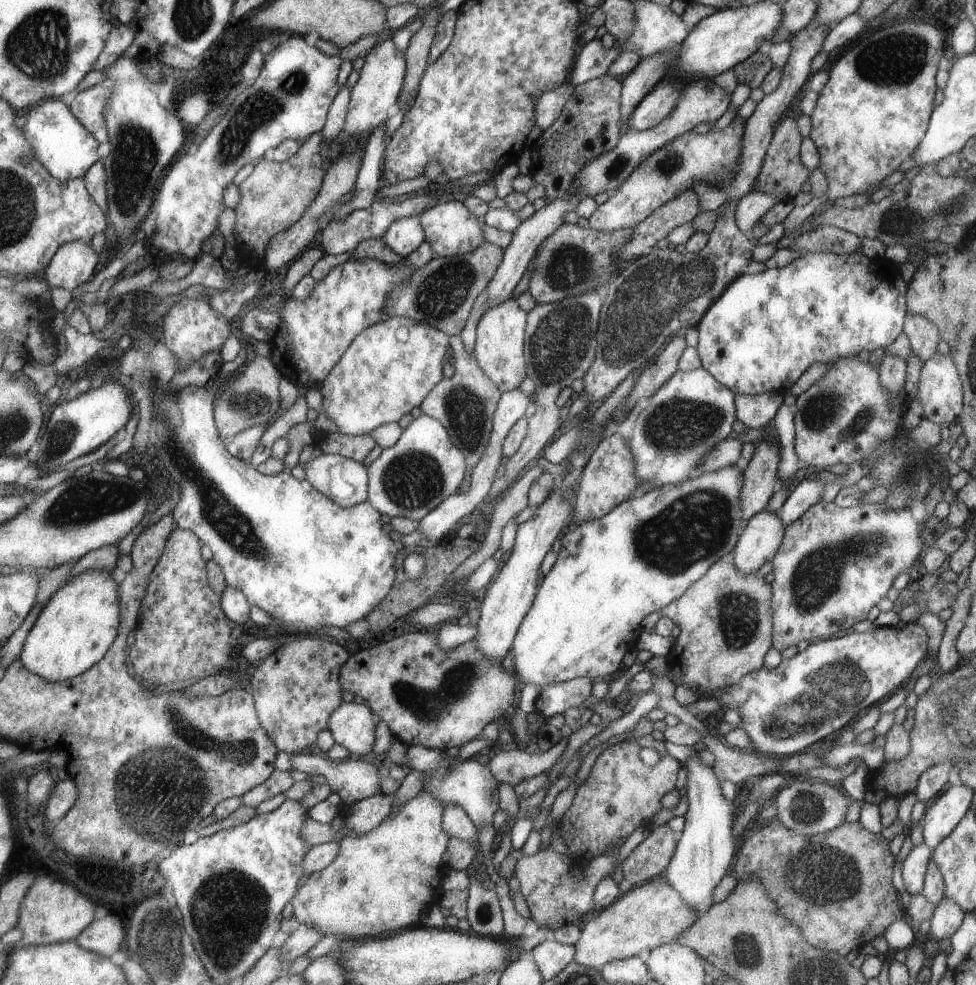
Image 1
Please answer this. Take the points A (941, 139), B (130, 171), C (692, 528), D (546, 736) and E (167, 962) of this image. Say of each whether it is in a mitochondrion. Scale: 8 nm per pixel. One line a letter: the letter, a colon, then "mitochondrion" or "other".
A: other
B: mitochondrion
C: mitochondrion
D: other
E: mitochondrion

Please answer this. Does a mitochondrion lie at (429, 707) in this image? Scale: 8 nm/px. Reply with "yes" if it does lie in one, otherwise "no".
yes

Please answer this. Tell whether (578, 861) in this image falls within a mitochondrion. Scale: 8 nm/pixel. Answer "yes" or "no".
no

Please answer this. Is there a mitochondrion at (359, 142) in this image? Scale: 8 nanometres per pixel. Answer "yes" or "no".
no

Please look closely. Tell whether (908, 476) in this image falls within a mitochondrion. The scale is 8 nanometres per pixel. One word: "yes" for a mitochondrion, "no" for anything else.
yes

